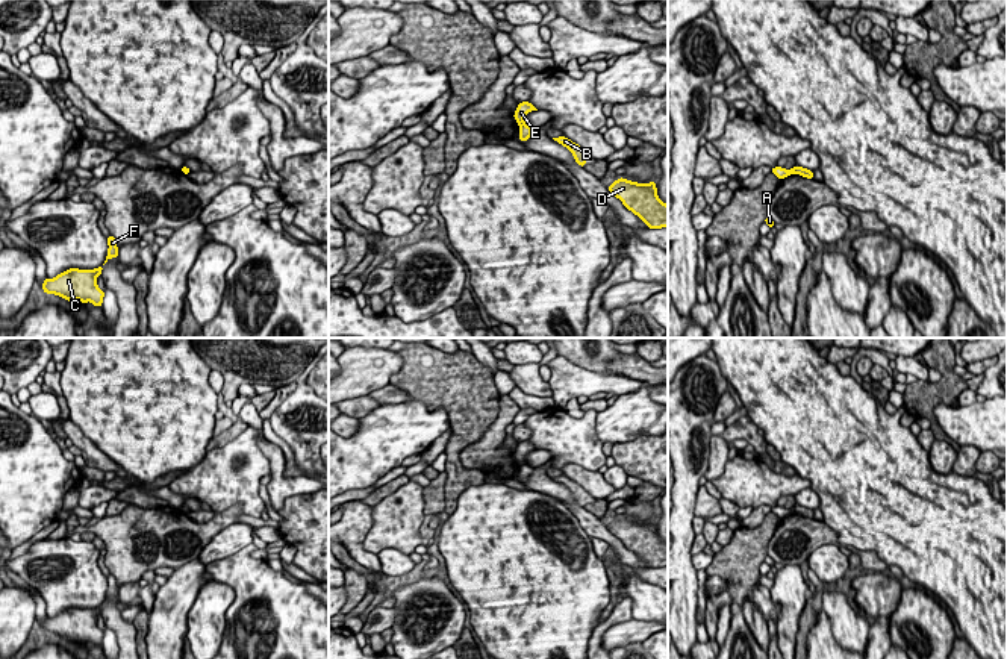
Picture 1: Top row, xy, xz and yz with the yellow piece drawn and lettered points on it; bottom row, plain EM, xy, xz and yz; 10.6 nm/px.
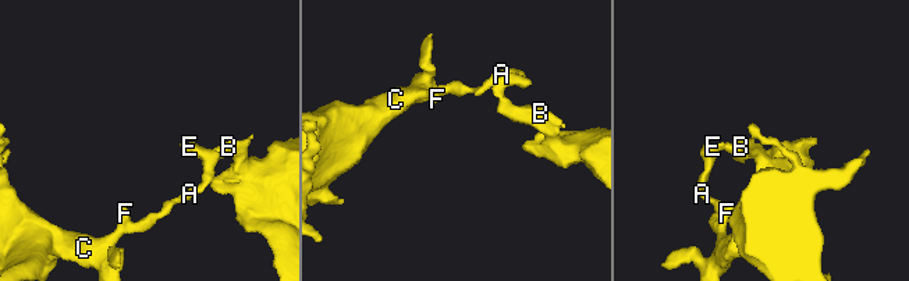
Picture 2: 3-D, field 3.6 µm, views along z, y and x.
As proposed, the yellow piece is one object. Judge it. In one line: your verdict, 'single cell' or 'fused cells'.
fused cells

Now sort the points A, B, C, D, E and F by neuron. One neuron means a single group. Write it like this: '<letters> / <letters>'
A C E F / B D

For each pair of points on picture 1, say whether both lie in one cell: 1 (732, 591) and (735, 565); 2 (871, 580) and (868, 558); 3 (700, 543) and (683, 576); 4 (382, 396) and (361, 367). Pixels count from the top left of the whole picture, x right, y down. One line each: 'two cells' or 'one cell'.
1: one cell
2: two cells
3: two cells
4: two cells

